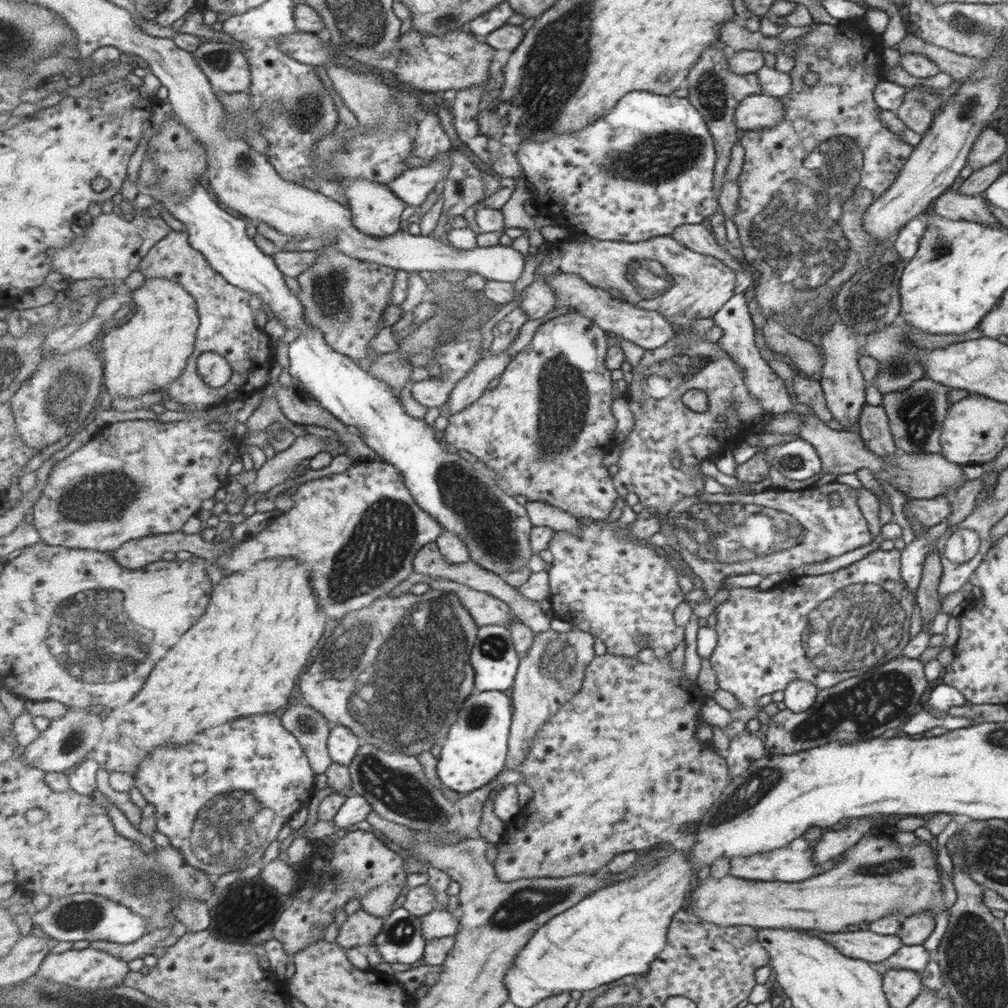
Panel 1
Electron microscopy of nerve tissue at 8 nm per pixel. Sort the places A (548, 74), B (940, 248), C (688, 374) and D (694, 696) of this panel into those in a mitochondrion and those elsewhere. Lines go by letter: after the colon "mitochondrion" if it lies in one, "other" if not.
A: mitochondrion
B: mitochondrion
C: mitochondrion
D: other

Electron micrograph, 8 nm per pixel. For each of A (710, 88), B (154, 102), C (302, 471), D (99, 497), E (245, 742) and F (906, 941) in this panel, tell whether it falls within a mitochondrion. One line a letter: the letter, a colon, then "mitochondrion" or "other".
A: mitochondrion
B: other
C: other
D: mitochondrion
E: other
F: other

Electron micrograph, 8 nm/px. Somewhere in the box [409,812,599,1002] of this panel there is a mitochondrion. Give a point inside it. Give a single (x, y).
(526, 903)

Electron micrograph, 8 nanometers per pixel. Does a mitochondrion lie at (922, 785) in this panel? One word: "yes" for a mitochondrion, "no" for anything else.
no

